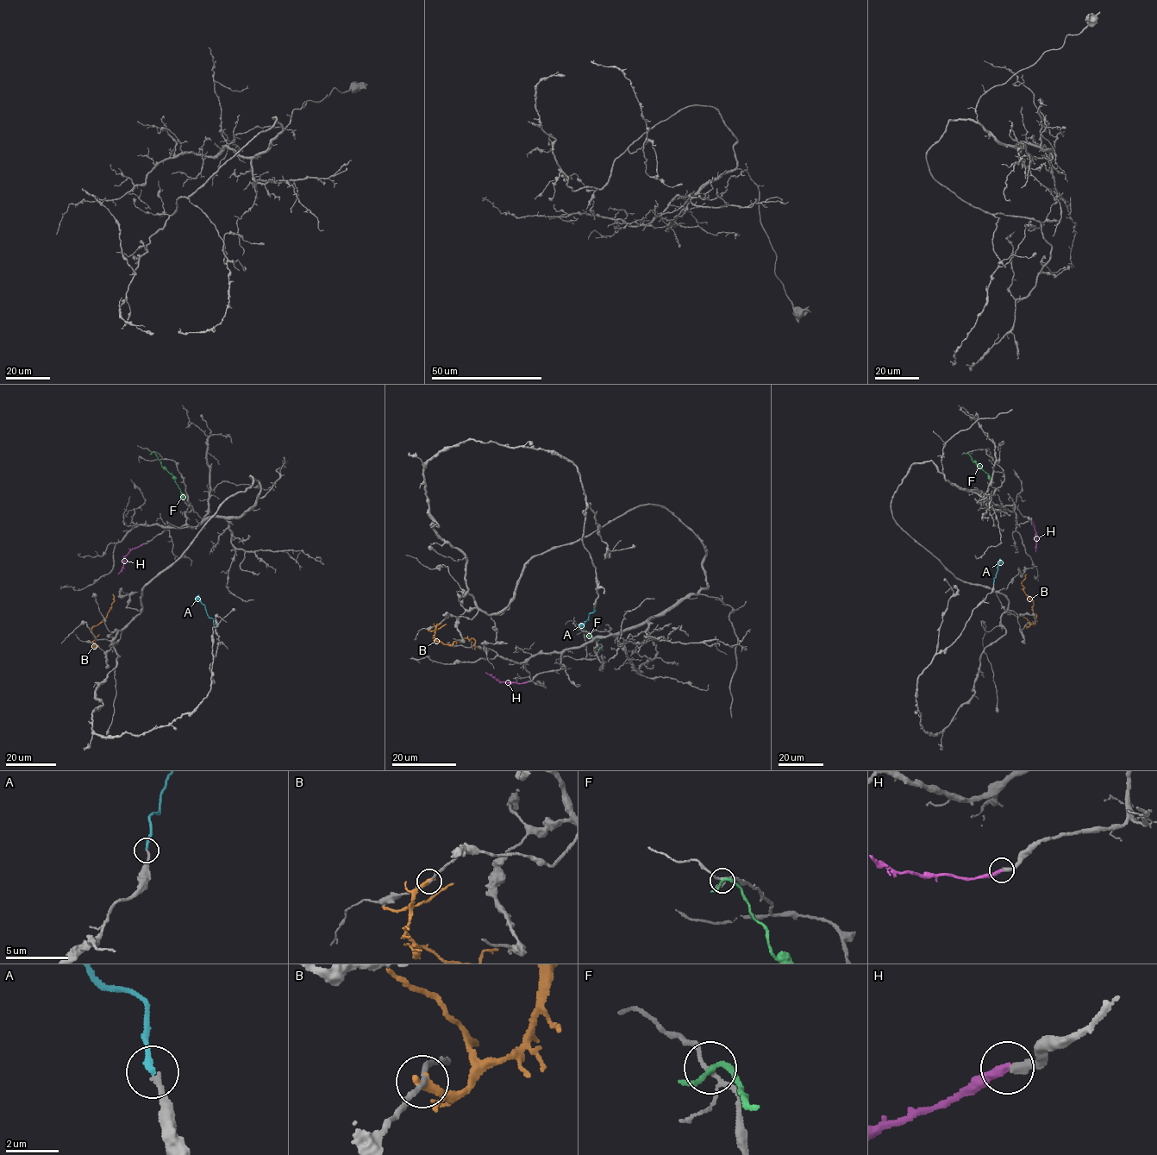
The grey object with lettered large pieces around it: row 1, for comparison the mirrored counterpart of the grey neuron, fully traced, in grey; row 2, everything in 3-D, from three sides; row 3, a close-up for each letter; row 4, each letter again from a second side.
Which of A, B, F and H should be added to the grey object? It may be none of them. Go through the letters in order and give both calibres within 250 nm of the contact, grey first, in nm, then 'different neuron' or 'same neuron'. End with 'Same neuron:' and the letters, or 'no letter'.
A: 200 nm thick on the grey side, 200 nm on the other; same neuron
B: 170 nm thick on the grey side, 320 nm on the other; different neuron
F: 130 nm thick on the grey side, 190 nm on the other; different neuron
H: 340 nm thick on the grey side, 300 nm on the other; same neuron
Same neuron: A, H

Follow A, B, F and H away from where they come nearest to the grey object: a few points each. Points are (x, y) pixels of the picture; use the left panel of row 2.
A: (214, 625), (214, 619), (207, 614), (197, 594)
B: (97, 645), (96, 647), (94, 643), (91, 629), (104, 619), (114, 600), (113, 594)
F: (152, 452), (171, 475), (184, 500)
H: (144, 543), (132, 549), (123, 558), (123, 568), (118, 574)

